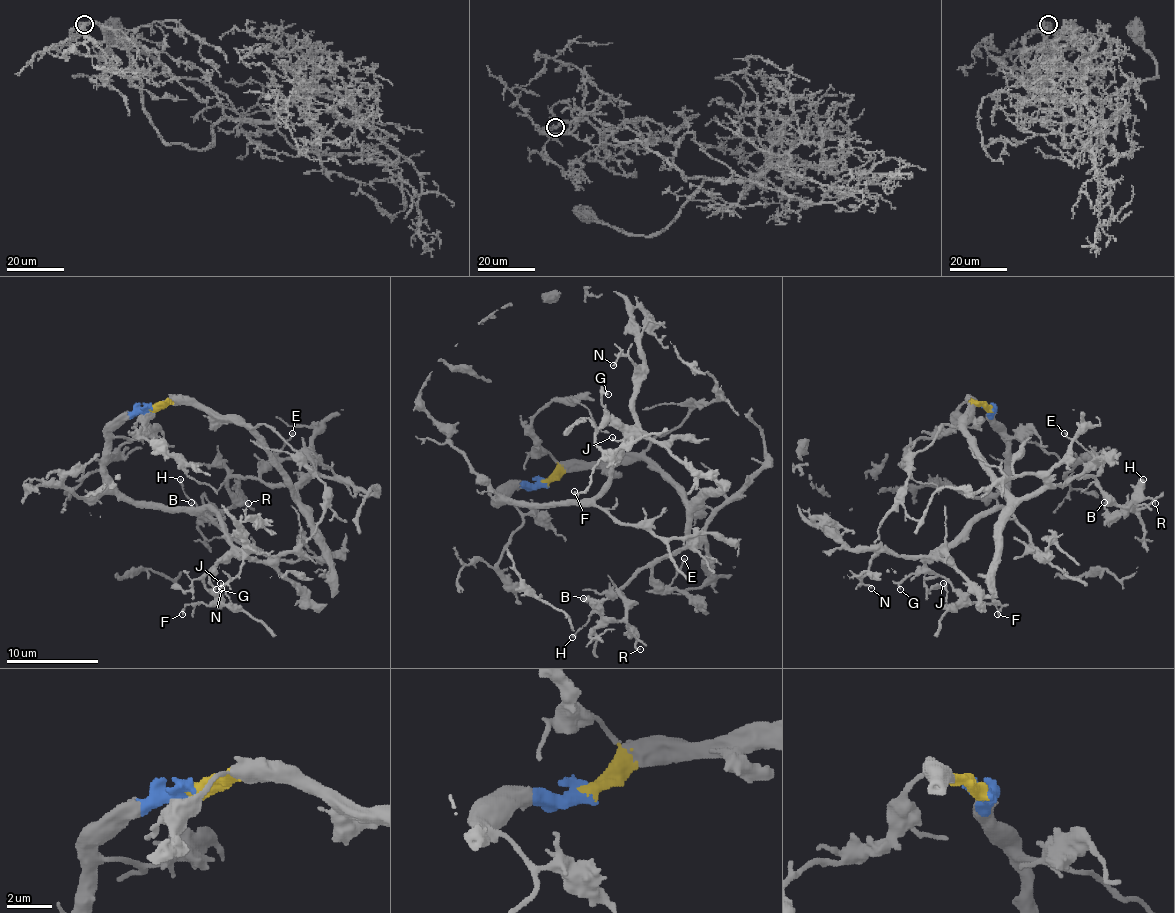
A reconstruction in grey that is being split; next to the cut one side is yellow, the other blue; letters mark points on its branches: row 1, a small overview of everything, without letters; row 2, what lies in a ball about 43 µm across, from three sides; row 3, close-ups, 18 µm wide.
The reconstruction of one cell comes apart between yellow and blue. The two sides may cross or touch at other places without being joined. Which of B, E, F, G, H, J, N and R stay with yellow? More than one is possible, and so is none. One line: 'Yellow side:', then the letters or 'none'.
Yellow side: B, E, H, R

